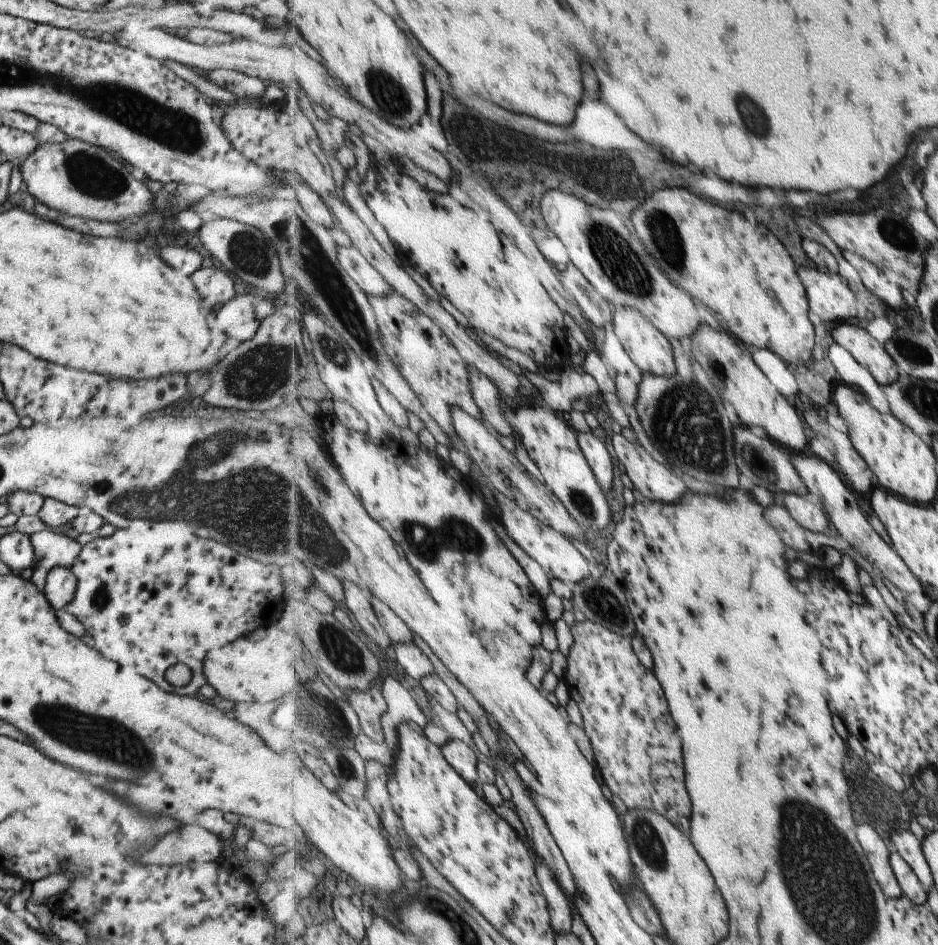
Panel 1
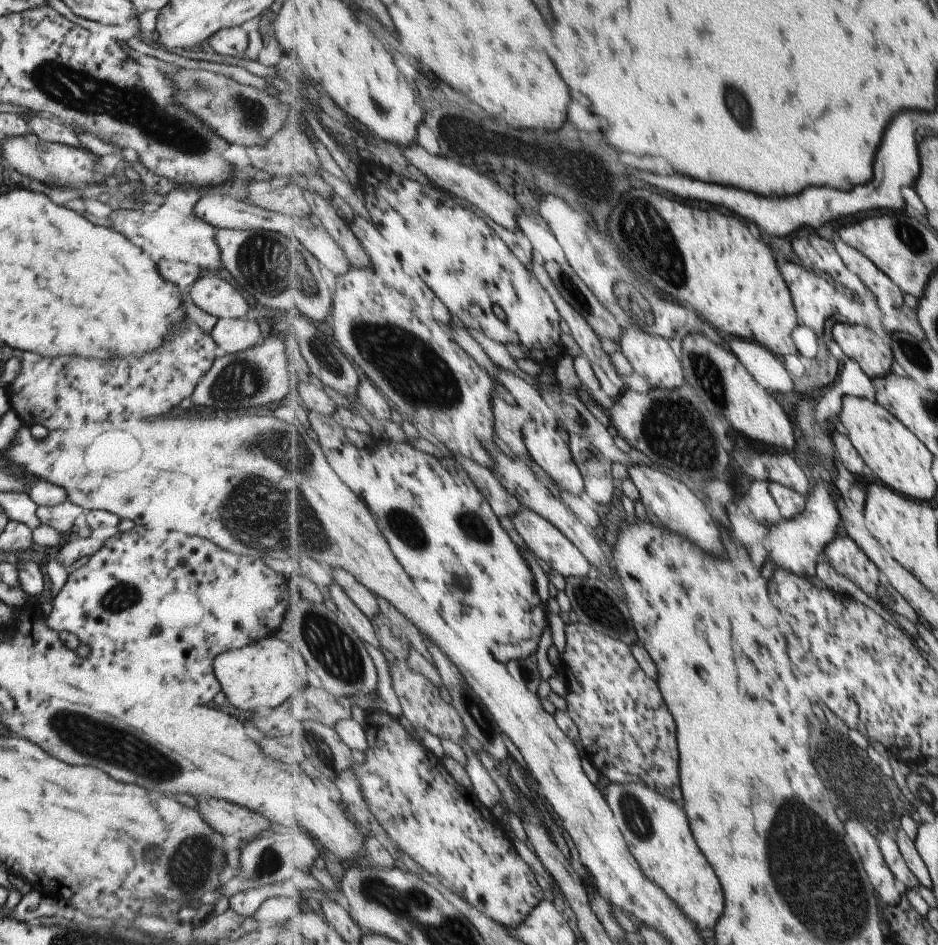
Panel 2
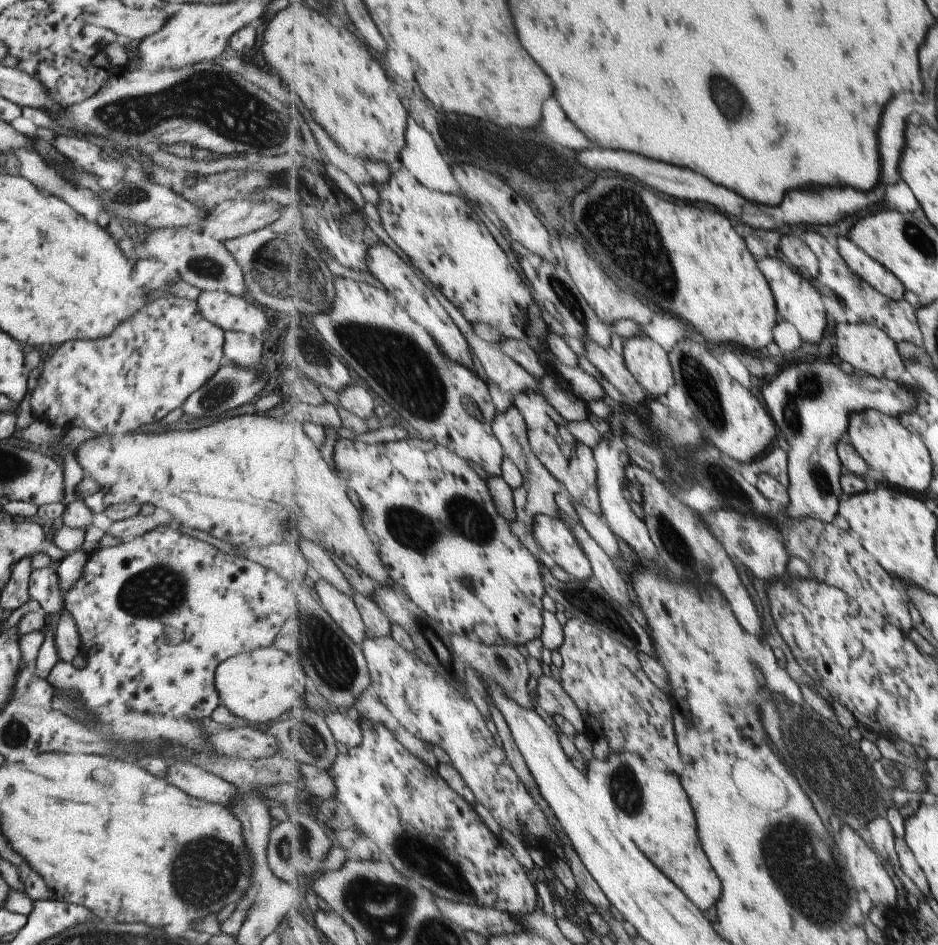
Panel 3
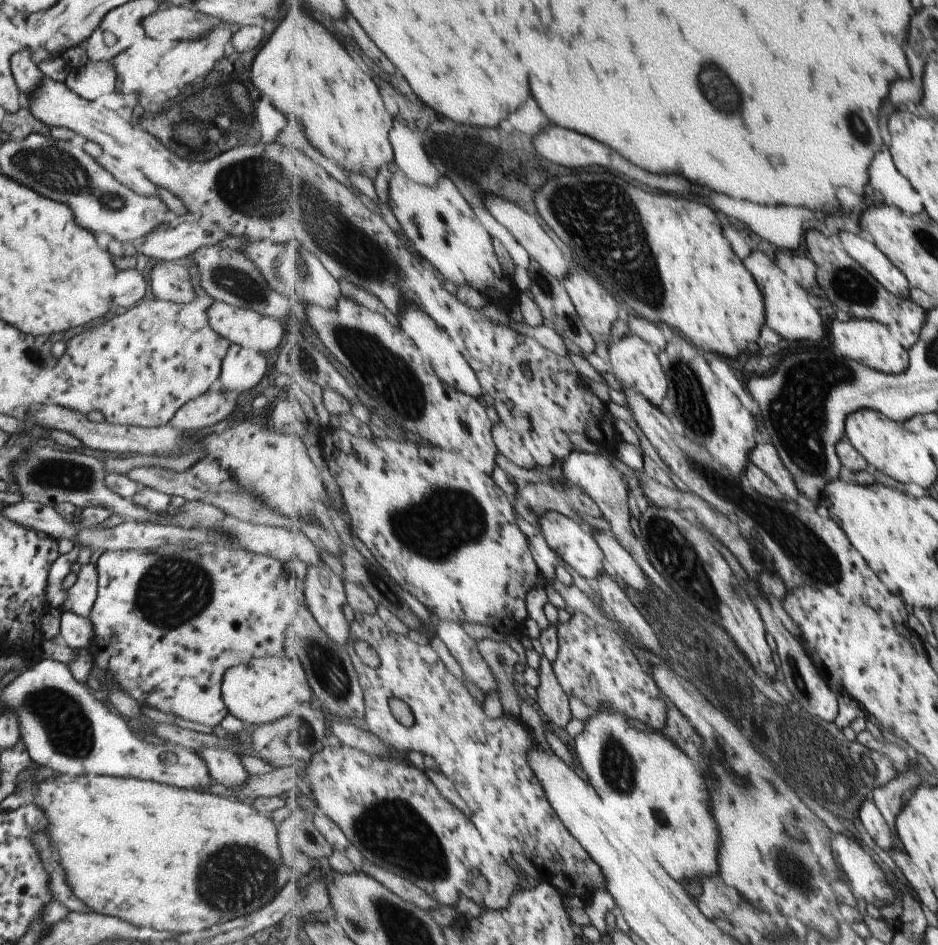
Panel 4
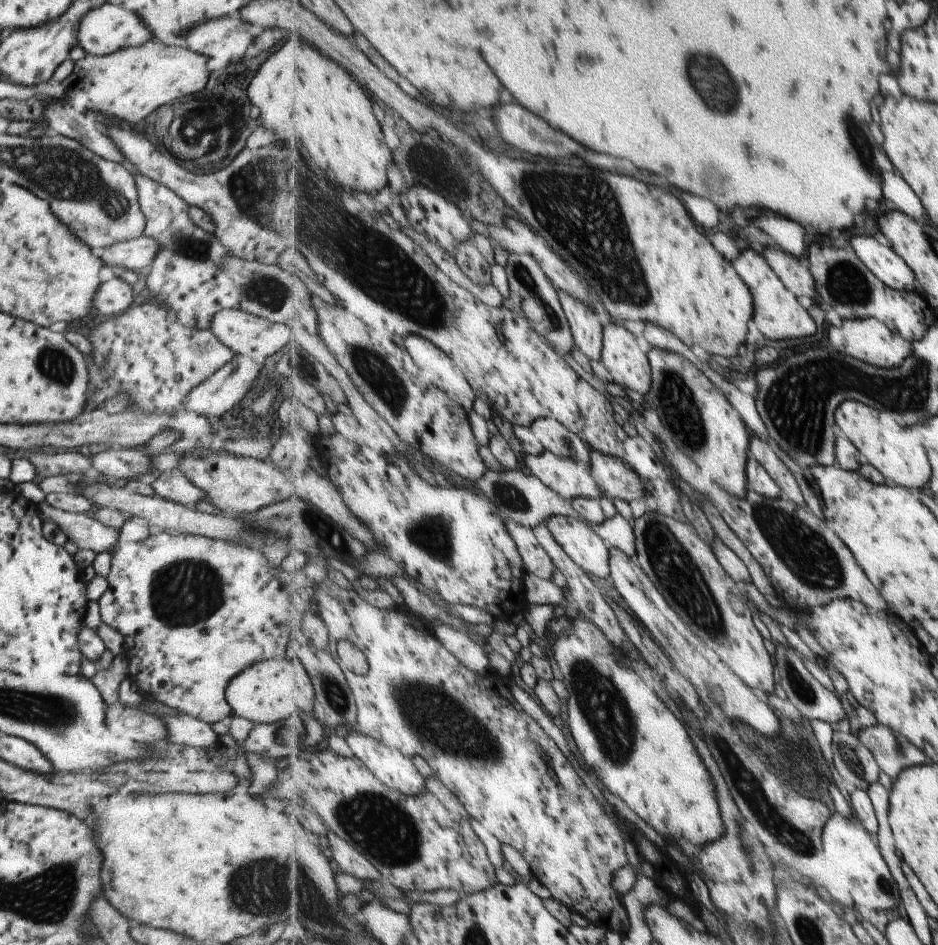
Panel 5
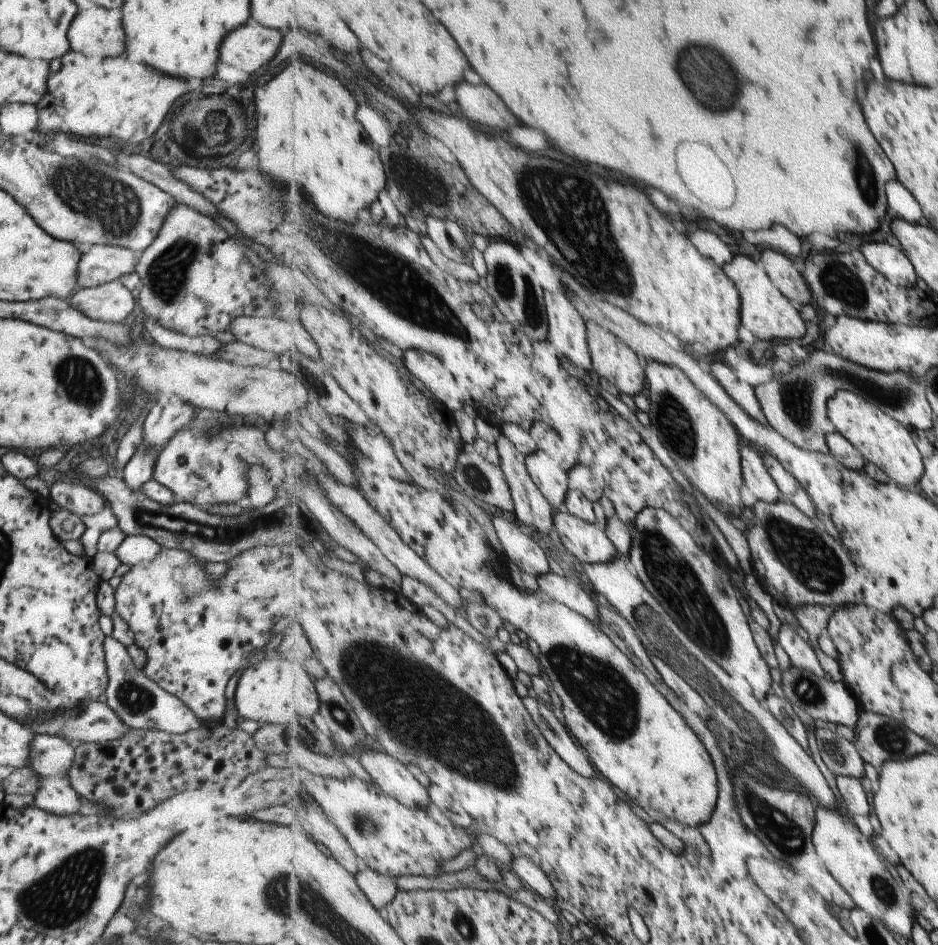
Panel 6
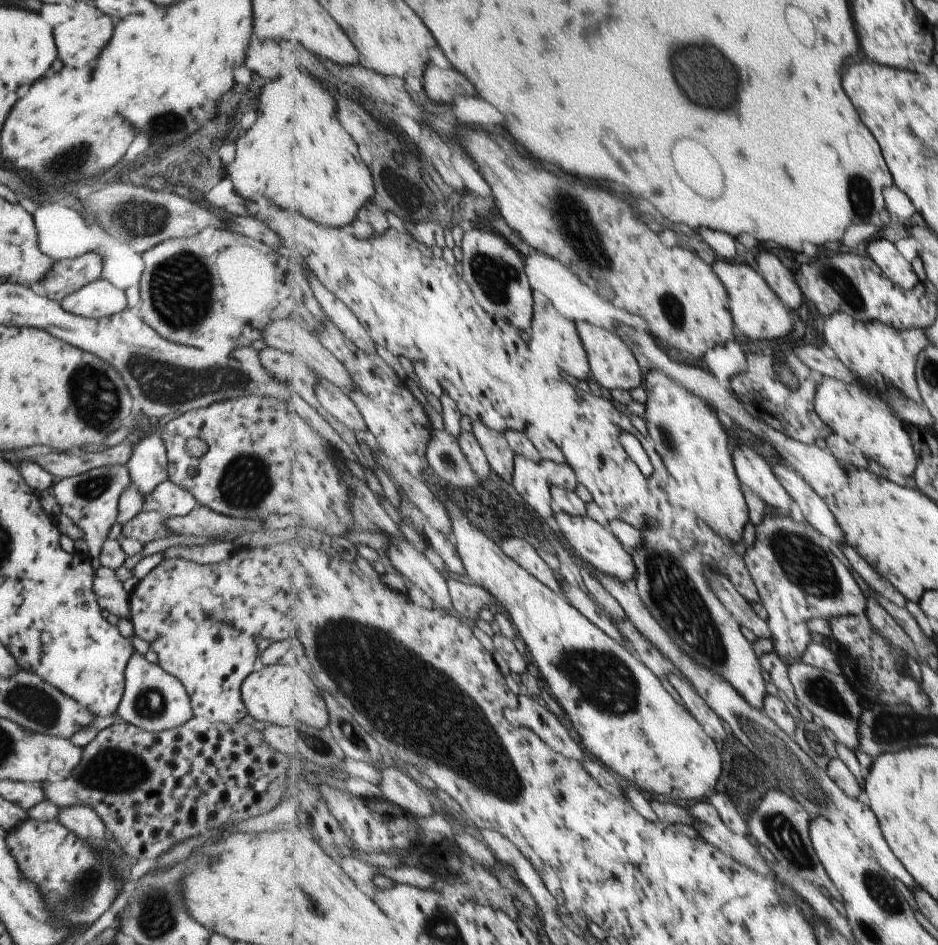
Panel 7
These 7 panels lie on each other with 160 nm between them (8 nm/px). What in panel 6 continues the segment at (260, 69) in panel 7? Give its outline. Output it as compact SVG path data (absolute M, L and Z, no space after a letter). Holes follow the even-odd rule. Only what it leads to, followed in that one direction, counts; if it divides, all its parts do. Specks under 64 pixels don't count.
M249 18L241 28L225 34L223 44L219 46L219 60L233 68L241 68L249 75L271 60L279 48L279 40L281 36L277 30L259 26Z

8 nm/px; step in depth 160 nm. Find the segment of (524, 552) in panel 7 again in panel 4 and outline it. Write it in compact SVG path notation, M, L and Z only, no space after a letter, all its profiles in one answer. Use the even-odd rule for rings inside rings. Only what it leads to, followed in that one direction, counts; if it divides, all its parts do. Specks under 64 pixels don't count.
M517 516L519 528L528 538L532 553L543 576L547 580L555 578L555 566L559 564L558 554L549 546L539 526L532 525L524 518Z

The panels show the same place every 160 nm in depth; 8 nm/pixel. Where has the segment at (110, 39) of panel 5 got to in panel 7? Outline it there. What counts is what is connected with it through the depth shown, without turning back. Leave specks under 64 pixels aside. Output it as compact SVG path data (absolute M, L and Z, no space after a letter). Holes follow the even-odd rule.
M105 14L83 22L63 22L53 28L57 56L65 66L93 62L111 38L113 24Z

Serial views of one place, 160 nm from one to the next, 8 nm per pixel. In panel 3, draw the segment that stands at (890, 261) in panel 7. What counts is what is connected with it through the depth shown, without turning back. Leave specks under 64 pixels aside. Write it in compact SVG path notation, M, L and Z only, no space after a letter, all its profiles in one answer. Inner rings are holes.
M839 236L837 241L839 252L846 263L873 288L882 295L894 301L905 298L906 286L878 260L869 256L861 247L858 247L848 236Z

